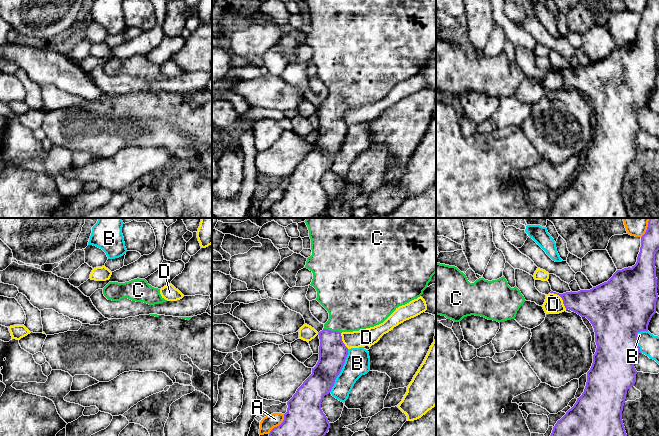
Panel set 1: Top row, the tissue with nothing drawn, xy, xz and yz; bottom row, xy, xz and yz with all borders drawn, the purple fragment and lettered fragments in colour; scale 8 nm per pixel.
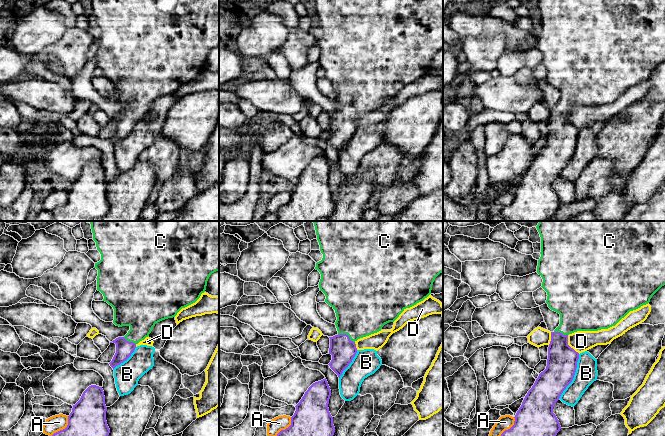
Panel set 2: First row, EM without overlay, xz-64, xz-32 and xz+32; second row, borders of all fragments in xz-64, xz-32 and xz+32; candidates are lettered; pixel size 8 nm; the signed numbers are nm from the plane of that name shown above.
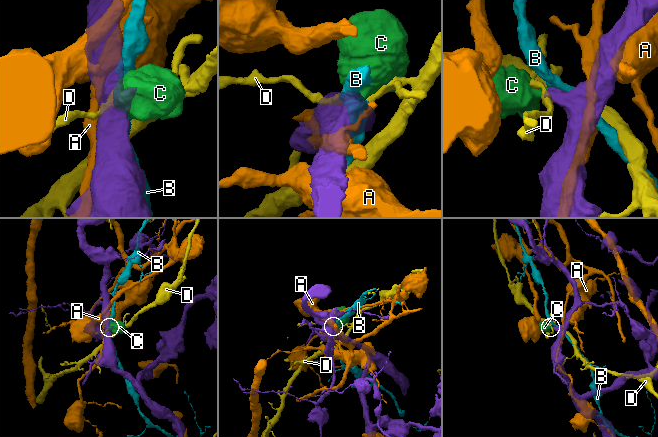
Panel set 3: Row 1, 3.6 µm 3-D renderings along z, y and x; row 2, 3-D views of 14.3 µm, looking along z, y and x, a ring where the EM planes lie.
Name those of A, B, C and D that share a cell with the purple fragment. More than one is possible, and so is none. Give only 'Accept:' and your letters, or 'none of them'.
Accept: C

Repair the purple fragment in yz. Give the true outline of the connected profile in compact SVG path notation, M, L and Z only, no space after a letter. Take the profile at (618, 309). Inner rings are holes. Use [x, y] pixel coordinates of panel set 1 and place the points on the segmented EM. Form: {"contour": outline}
{"contour": "M649 218L647 230L645 234L641 237L640 252L637 257L637 262L634 266L632 266L631 268L628 267L622 270L617 270L607 282L604 282L596 287L593 287L590 290L580 290L578 292L571 291L563 294L559 294L553 291L550 292L550 293L559 295L562 298L563 304L566 309L569 309L577 313L581 317L586 317L590 321L590 323L594 328L595 342L597 345L596 352L593 355L592 366L590 370L587 372L587 382L586 382L584 392L579 398L577 398L577 401L574 404L574 406L571 409L569 409L560 420L557 421L557 423L553 427L553 430L550 436L627 436L625 427L623 424L623 420L622 420L622 411L623 411L623 406L626 399L627 390L630 387L634 386L636 382L637 371L634 367L634 361L637 355L641 353L640 347L638 346L637 333L641 331L648 331L649 322L652 316L656 313L656 301L658 298L658 294L657 294L655 254L658 250L659 250L659 218Z"}

